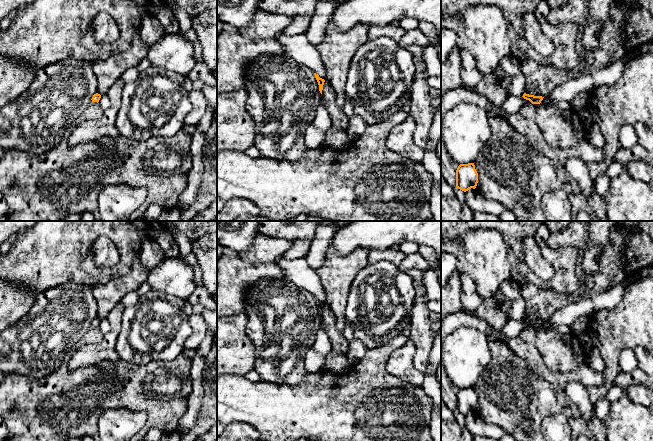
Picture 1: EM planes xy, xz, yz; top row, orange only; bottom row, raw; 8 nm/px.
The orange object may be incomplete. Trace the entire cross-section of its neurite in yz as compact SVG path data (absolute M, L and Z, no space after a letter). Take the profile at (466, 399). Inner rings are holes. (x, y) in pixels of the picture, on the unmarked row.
M474 387L460 388L456 394L456 412L466 416L475 413L478 407L478 397Z

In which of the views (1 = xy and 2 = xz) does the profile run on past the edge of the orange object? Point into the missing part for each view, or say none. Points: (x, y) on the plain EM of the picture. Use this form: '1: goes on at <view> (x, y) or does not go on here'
1: does not go on here
2: does not go on here

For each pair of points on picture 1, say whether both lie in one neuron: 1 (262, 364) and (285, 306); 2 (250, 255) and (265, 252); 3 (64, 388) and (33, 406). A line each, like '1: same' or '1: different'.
1: same
2: same
3: same

